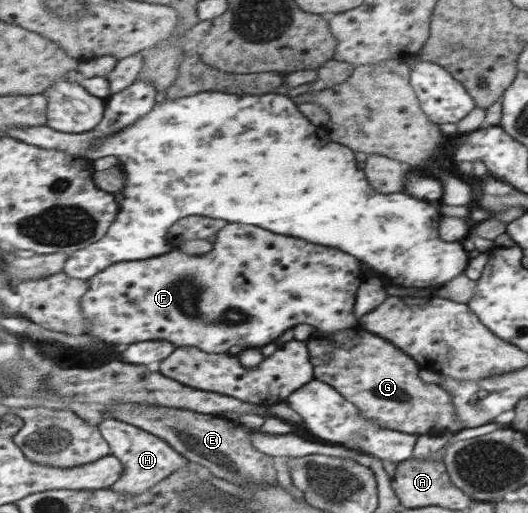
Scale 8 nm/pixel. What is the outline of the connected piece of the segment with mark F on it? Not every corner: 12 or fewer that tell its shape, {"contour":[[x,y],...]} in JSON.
{"contour":[[255,225],[89,281],[106,345],[357,326],[359,261]]}

